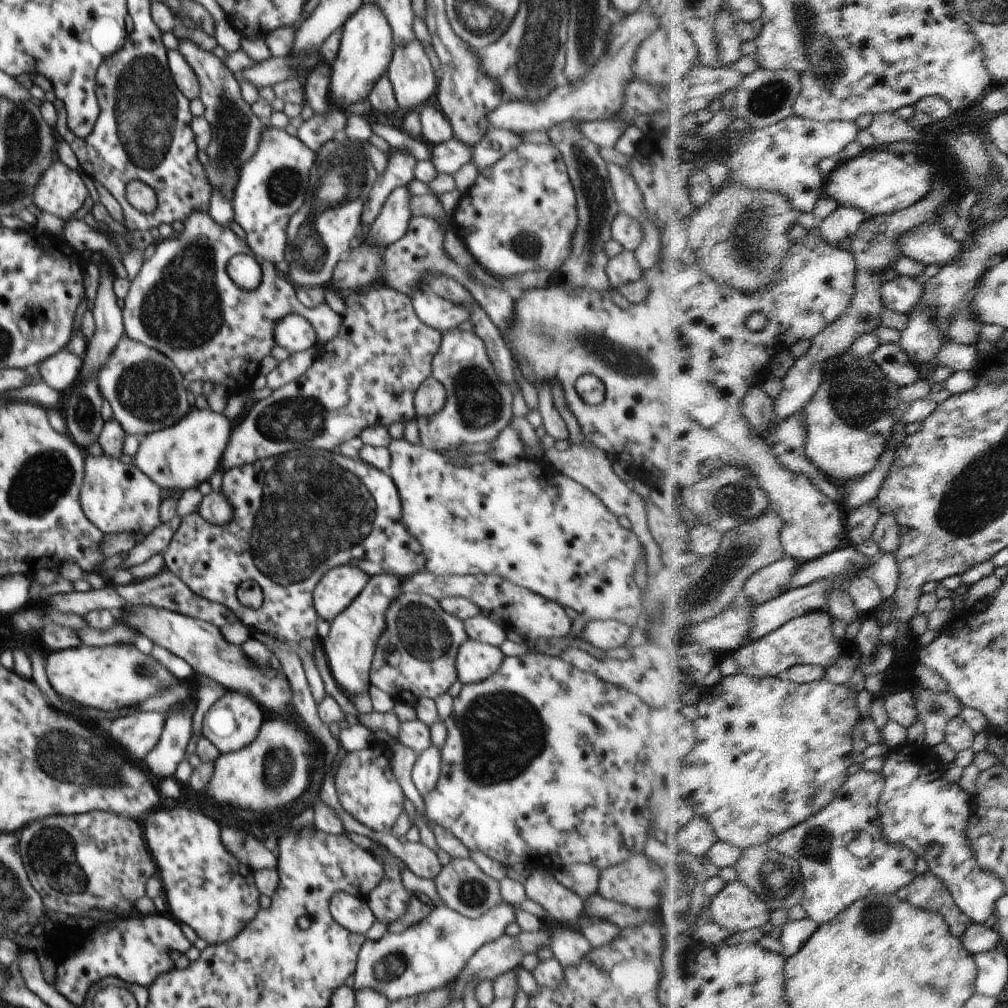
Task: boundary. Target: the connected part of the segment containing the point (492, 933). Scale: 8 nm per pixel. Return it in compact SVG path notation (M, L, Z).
M502 901L502 904L491 908L485 915L480 918L466 918L458 911L452 910L450 907L436 907L433 911L424 917L419 923L406 927L400 934L386 934L377 941L366 939L363 947L358 953L357 967L354 971L354 992L362 989L372 989L382 993L390 1002L400 1000L402 998L410 998L420 994L420 988L442 988L454 985L461 976L461 972L465 969L466 963L474 956L474 953L486 943L498 940L504 935L506 926L515 921L515 908L520 908L520 905L514 906L510 903Z

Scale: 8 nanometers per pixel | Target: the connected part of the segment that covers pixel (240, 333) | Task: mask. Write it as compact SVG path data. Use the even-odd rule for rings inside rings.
M197 211L183 222L183 229L170 239L155 243L156 252L146 262L132 271L128 294L124 298L123 323L125 334L130 339L144 343L150 348L165 354L181 370L186 382L200 380L216 385L226 385L231 392L237 388L252 388L252 374L242 368L248 362L260 362L270 356L274 346L276 325L291 314L299 314L307 318L314 327L318 343L330 342L338 331L342 317L336 314L326 303L314 308L304 306L297 297L296 285L287 276L277 271L275 264L268 259L259 258L261 281L256 288L246 290L240 288L227 271L228 261L234 255L252 255L252 249L245 240L240 239L232 229L221 227L212 220L208 213Z

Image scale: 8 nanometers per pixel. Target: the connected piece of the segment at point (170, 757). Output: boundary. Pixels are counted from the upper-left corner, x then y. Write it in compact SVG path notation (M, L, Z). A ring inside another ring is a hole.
M175 707L165 719L159 741L142 762L156 778L172 778L180 762L188 757L186 748L192 734L192 711Z

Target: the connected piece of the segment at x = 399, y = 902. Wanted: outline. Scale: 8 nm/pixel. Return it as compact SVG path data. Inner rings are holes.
M376 851L375 856L383 864L384 876L366 896L366 901L377 920L389 925L404 916L412 893L403 883L406 866L402 860L389 851L382 858L381 852Z

